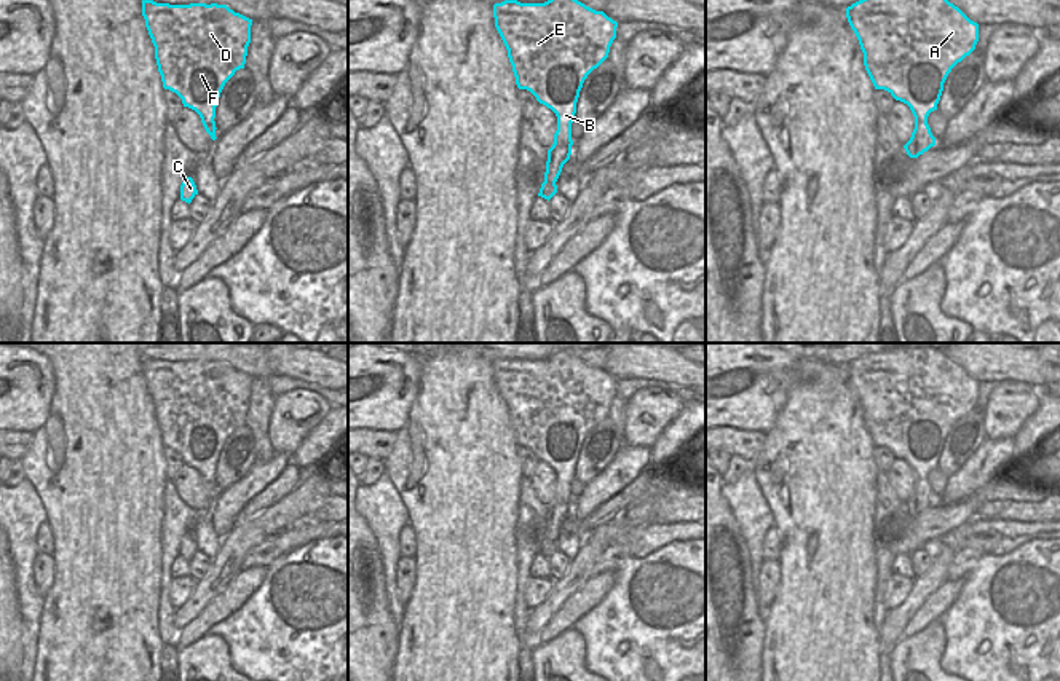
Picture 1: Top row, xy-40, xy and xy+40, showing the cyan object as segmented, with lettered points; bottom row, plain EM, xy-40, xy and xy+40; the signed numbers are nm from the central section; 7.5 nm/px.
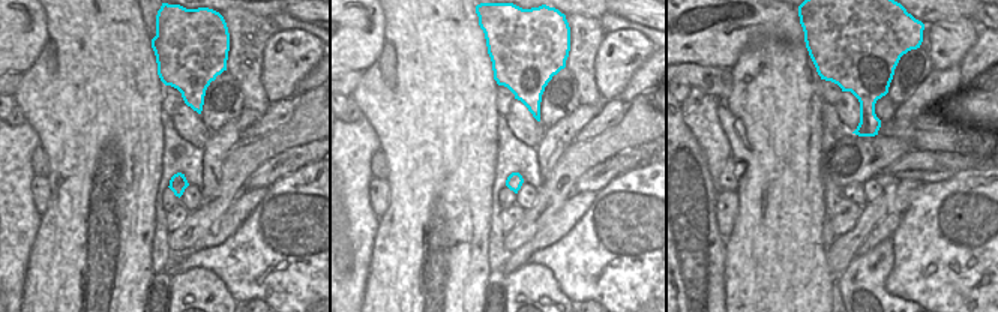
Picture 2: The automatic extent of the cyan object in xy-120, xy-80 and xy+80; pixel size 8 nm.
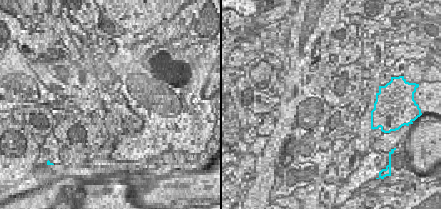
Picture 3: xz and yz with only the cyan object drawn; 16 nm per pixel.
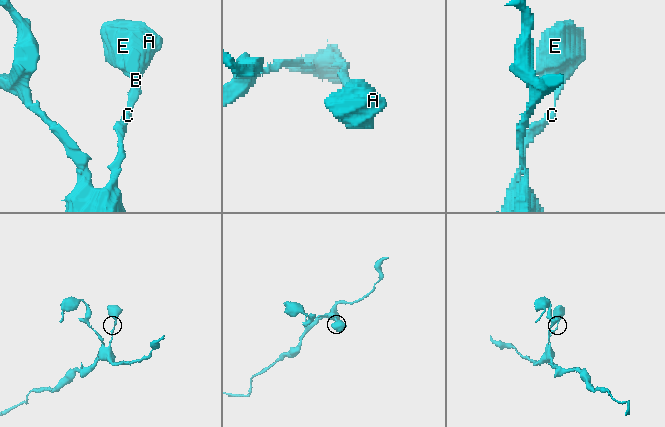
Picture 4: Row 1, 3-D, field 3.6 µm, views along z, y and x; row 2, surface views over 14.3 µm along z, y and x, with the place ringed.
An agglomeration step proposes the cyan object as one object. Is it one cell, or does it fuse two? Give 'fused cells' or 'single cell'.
single cell

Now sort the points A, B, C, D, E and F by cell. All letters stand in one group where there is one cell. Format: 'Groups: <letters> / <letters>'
Groups: A B C D E F

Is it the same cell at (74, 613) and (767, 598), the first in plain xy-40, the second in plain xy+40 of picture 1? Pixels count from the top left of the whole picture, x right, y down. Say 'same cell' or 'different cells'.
different cells

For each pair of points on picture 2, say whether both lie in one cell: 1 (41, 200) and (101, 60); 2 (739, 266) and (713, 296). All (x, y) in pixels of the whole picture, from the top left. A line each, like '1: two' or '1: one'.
1: two
2: two

